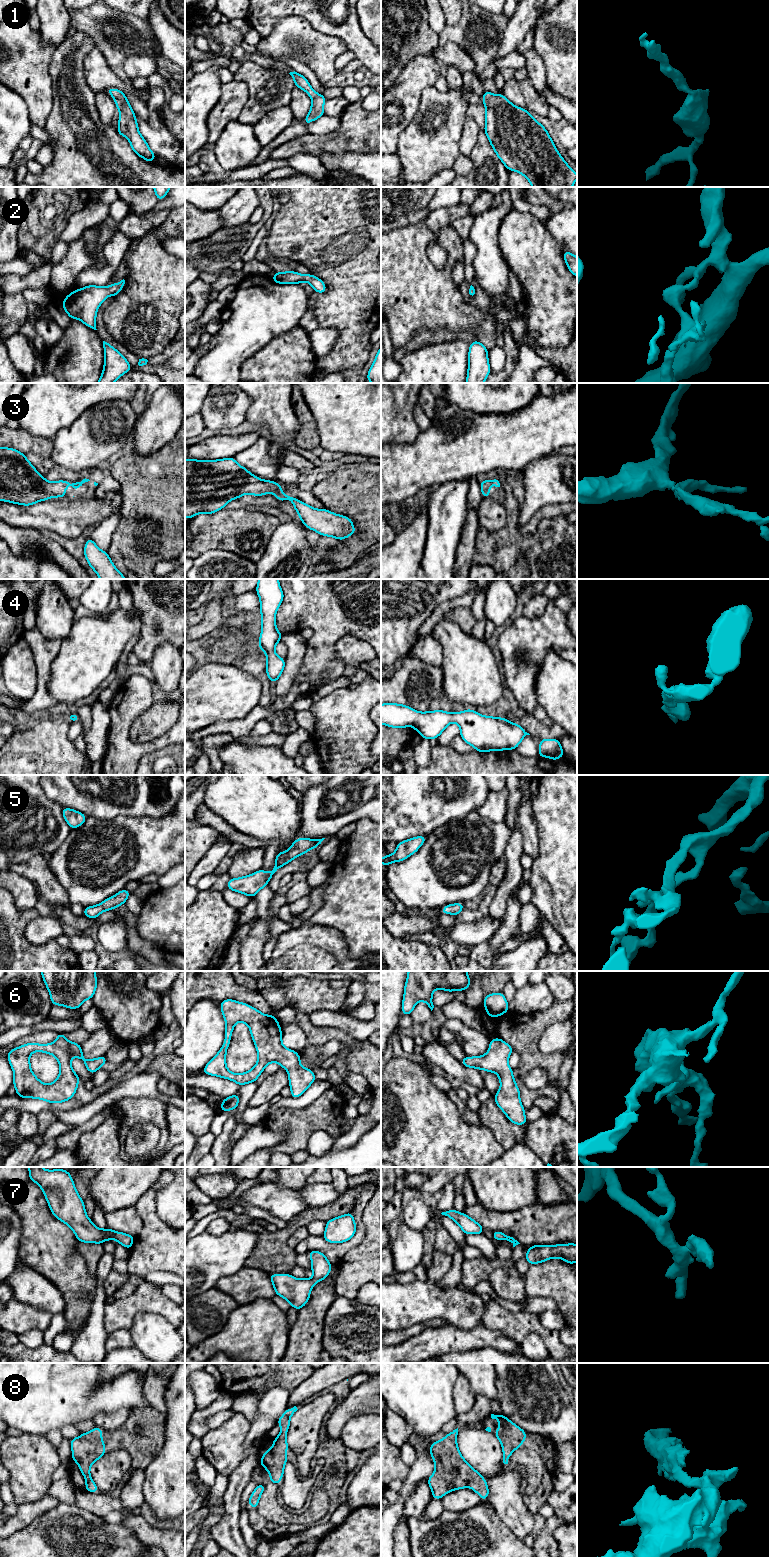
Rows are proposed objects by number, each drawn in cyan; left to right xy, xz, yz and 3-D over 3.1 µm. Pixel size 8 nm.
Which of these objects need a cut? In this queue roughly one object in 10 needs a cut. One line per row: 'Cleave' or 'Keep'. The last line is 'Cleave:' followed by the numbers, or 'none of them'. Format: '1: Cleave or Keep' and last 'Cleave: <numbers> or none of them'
1: Keep
2: Keep
3: Keep
4: Keep
5: Keep
6: Keep
7: Keep
8: Keep
Cleave: none of them

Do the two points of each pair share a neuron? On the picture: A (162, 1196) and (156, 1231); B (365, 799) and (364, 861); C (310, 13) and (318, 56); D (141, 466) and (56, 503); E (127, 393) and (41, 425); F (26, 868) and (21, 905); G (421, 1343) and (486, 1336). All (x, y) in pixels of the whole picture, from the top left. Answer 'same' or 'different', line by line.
A: different
B: different
C: different
D: different
E: same
F: different
G: same

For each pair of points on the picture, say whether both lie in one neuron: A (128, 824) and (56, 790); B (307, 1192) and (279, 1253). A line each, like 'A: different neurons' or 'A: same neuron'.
A: different neurons
B: different neurons

